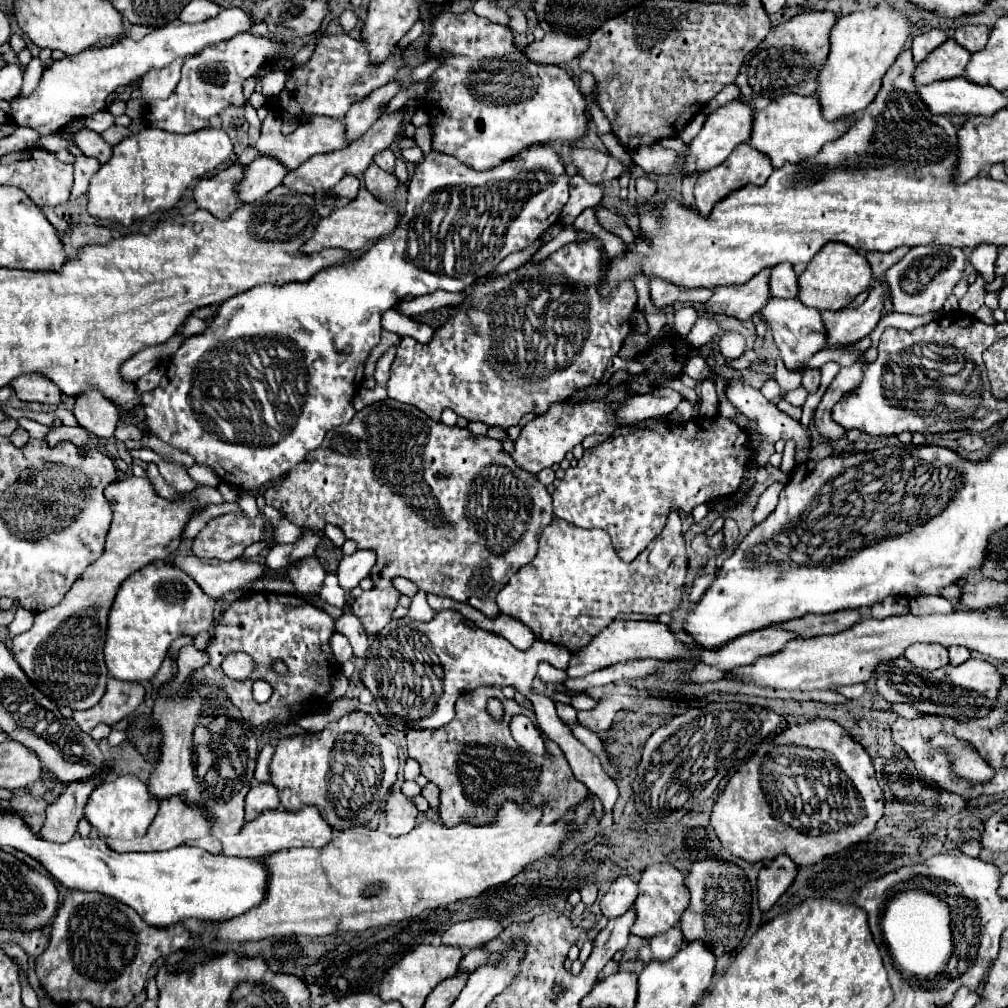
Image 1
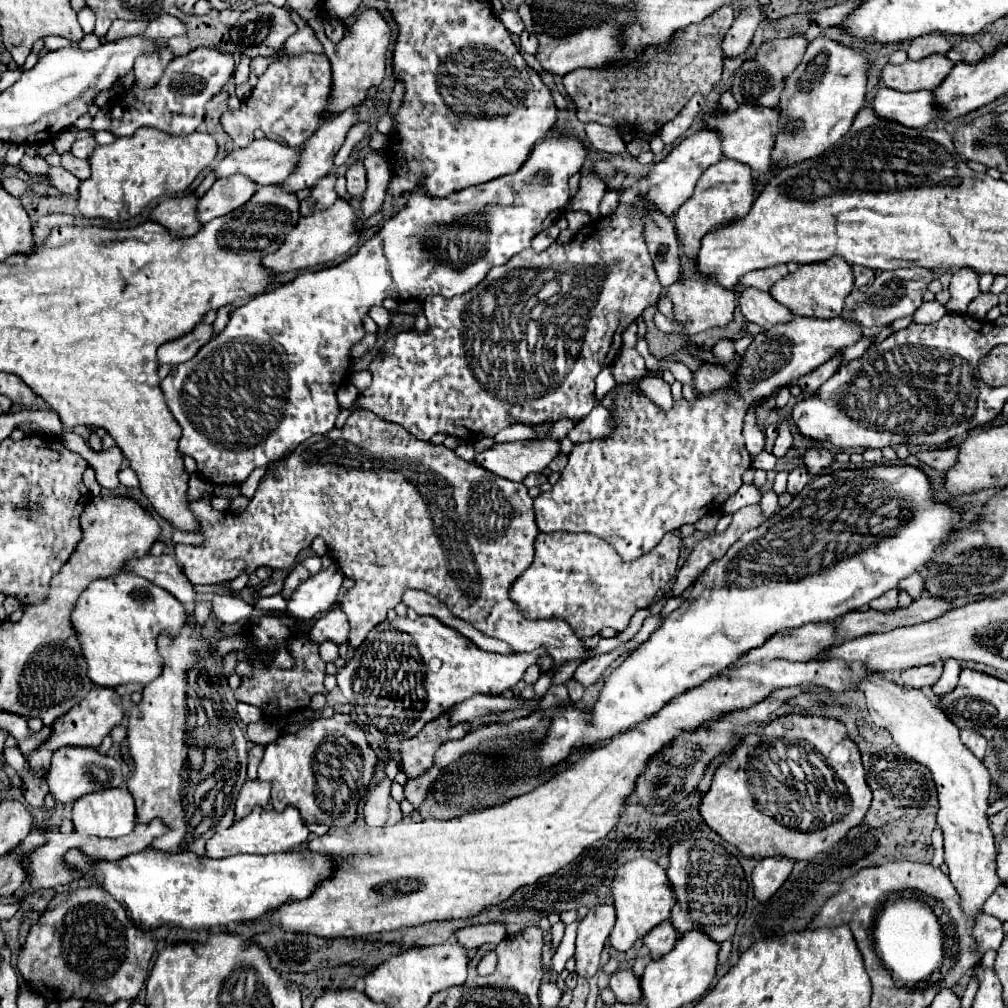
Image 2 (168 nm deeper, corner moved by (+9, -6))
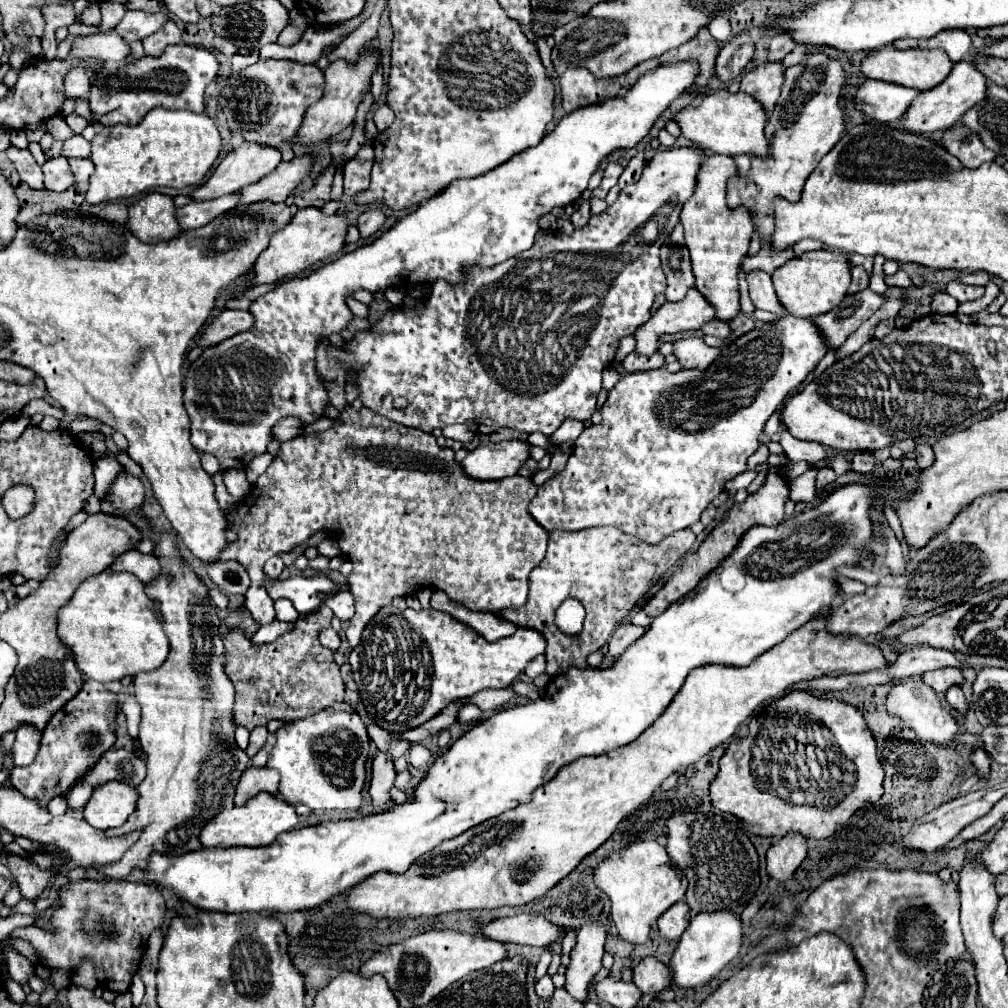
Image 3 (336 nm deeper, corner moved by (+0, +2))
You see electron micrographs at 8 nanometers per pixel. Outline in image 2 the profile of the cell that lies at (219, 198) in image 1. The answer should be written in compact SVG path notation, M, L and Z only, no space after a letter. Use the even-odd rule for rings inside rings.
M193 194L165 198L149 212L149 218L161 224L167 232L171 232L171 236L177 238L195 236L195 232L201 228L197 224L197 212L195 212L197 202L199 198L195 198Z

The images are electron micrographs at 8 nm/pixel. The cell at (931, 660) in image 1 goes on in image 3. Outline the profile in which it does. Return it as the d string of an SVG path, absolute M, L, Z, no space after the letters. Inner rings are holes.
M938 668L938 670L930 670L930 672L924 672L922 676L922 682L932 686L936 692L946 692L950 686L954 684L962 684L964 676L960 674L958 668Z

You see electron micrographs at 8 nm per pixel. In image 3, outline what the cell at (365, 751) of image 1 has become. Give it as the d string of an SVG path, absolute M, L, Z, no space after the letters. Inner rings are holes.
M334 704L320 714L294 720L276 732L276 746L270 752L268 766L250 766L236 788L236 806L244 806L258 792L280 794L288 804L304 804L312 810L358 810L366 778L370 736L362 718L348 704Z

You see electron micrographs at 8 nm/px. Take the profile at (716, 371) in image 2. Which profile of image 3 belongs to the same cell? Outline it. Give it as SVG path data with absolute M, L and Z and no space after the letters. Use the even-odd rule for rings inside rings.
M684 338L674 342L674 354L678 356L682 368L692 370L692 368L708 368L716 356L720 356L720 348L708 346L702 338Z

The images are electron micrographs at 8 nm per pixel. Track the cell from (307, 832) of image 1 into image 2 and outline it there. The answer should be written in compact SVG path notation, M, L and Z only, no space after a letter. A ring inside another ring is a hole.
M253 808L249 816L239 822L233 822L229 828L215 832L205 844L207 858L227 858L235 854L273 854L273 852L289 852L307 842L309 830L301 820L295 808L285 808L283 812L275 812L273 808Z

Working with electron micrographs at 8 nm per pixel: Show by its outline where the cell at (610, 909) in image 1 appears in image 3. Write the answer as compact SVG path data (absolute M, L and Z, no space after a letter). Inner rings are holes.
M586 920L578 930L576 948L570 952L572 962L566 970L566 990L576 1000L584 1002L592 978L602 968L606 942L606 924L600 920Z

